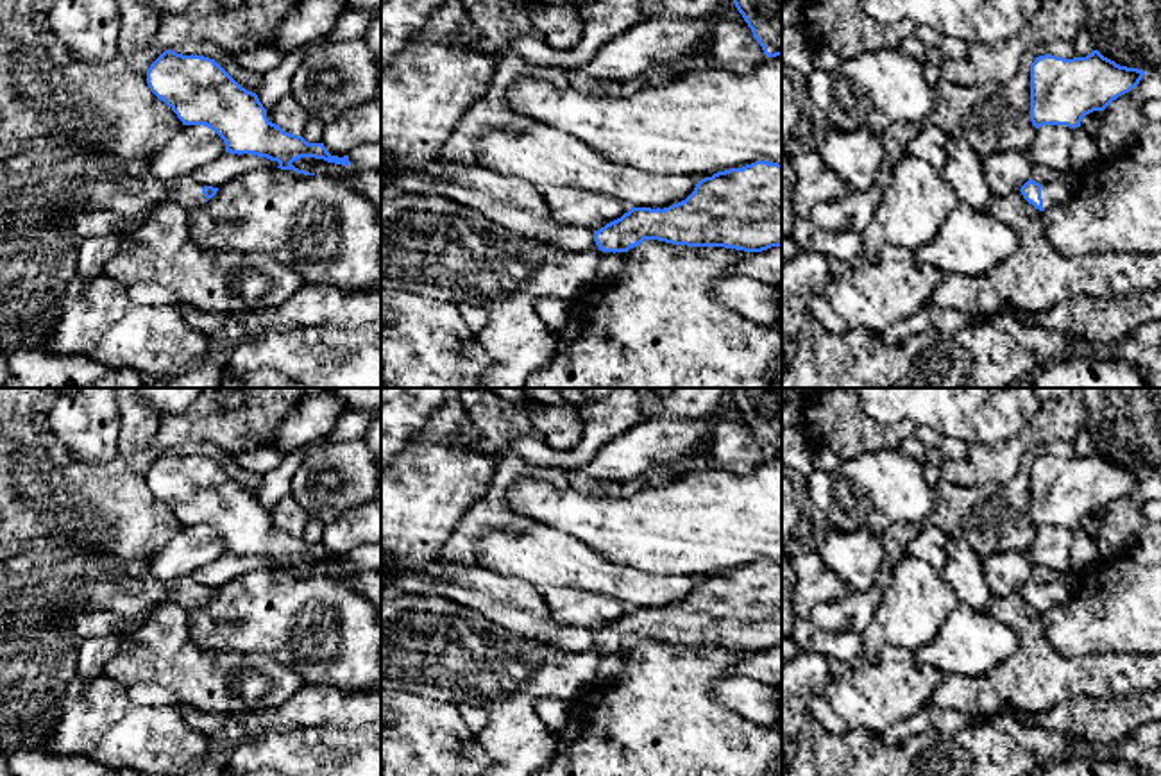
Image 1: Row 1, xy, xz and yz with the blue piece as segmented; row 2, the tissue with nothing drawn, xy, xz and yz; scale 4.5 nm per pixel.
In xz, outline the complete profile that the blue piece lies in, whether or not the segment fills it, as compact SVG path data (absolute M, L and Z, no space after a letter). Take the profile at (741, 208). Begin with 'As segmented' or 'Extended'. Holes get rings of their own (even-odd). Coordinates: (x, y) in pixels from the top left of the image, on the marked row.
As segmented. M755 161L742 168L717 172L698 181L694 191L669 207L631 207L621 218L594 232L603 252L628 252L644 240L687 247L725 247L762 252L782 247L782 164Z

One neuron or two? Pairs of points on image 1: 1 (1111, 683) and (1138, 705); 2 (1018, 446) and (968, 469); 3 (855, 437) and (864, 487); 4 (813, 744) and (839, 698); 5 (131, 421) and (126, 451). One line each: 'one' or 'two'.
1: two
2: one
3: two
4: two
5: one

